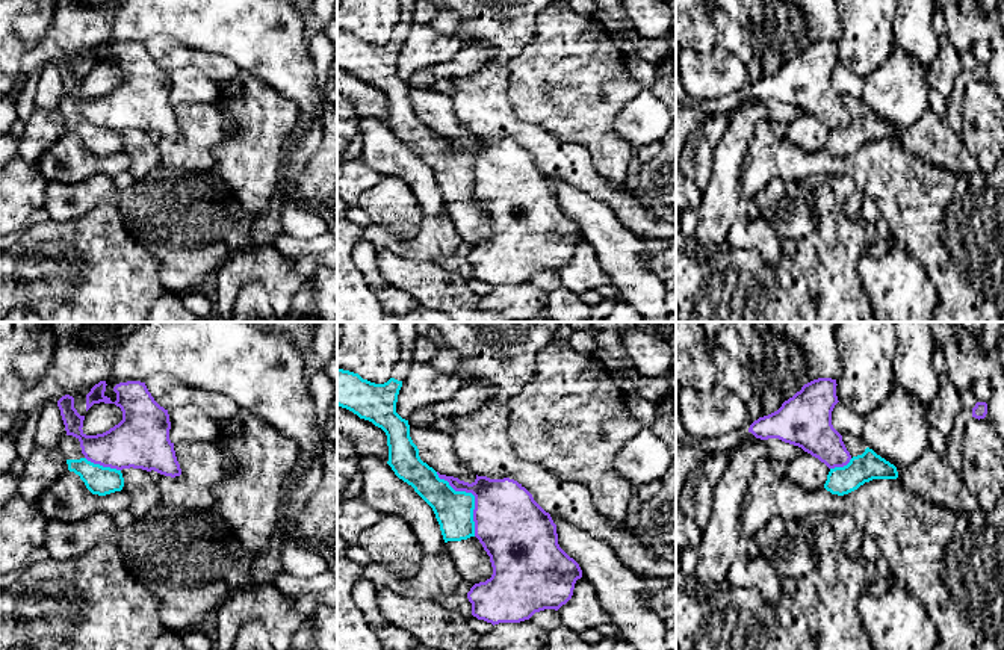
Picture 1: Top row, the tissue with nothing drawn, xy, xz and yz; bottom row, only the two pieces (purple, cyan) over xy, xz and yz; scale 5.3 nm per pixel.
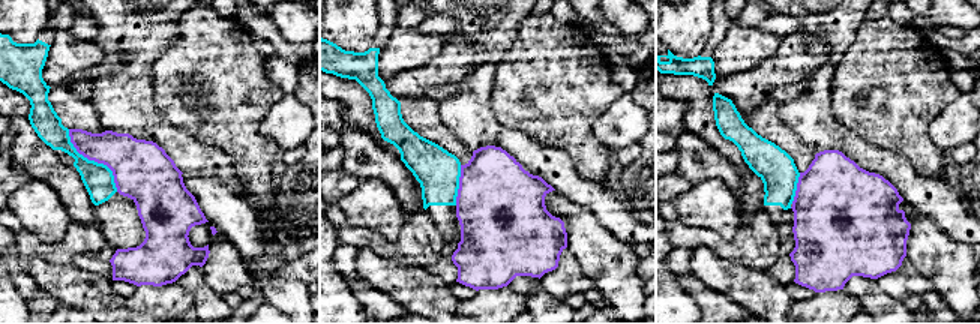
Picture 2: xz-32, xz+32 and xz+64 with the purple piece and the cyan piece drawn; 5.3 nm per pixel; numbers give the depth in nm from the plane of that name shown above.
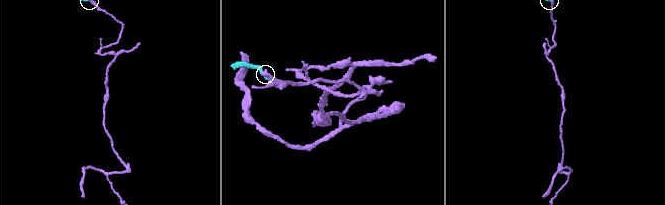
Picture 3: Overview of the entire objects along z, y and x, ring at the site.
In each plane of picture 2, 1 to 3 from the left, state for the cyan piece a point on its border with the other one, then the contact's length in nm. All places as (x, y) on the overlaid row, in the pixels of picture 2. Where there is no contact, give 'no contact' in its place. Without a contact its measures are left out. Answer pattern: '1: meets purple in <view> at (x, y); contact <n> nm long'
1: meets purple in xz-32 at (93, 159); contact 420 nm long
2: meets purple in xz+32 at (459, 185); contact 220 nm long
3: meets purple in xz+64 at (797, 188); contact 180 nm long

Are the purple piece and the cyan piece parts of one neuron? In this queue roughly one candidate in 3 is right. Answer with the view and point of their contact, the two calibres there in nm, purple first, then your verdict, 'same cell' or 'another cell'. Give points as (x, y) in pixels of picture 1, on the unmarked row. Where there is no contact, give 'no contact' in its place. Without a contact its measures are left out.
xz (474, 156) | 360/200 nm | another cell

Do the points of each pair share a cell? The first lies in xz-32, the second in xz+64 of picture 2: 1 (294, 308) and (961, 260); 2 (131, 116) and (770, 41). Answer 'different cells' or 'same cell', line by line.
1: same cell
2: different cells

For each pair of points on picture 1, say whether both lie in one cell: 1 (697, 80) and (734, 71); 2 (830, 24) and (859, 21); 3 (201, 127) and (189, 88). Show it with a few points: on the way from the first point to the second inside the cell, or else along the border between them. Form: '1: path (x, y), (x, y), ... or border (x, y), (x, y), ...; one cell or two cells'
1: path (706, 79), (725, 77); one cell
2: border (839, 15), (839, 38), (836, 41); two cells
3: border (174, 103), (207, 103), (213, 106); two cells

